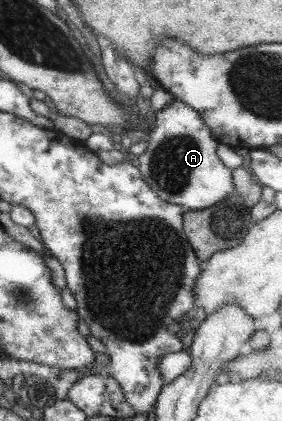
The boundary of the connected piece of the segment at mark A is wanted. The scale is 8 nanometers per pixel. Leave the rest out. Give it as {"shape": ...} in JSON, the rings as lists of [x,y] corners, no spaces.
{"shape":[[[180,101],[166,103],[155,111],[154,128],[150,131],[147,147],[137,155],[137,170],[154,194],[184,211],[208,209],[234,193],[231,169],[224,167],[215,149],[217,142],[194,109]]]}

